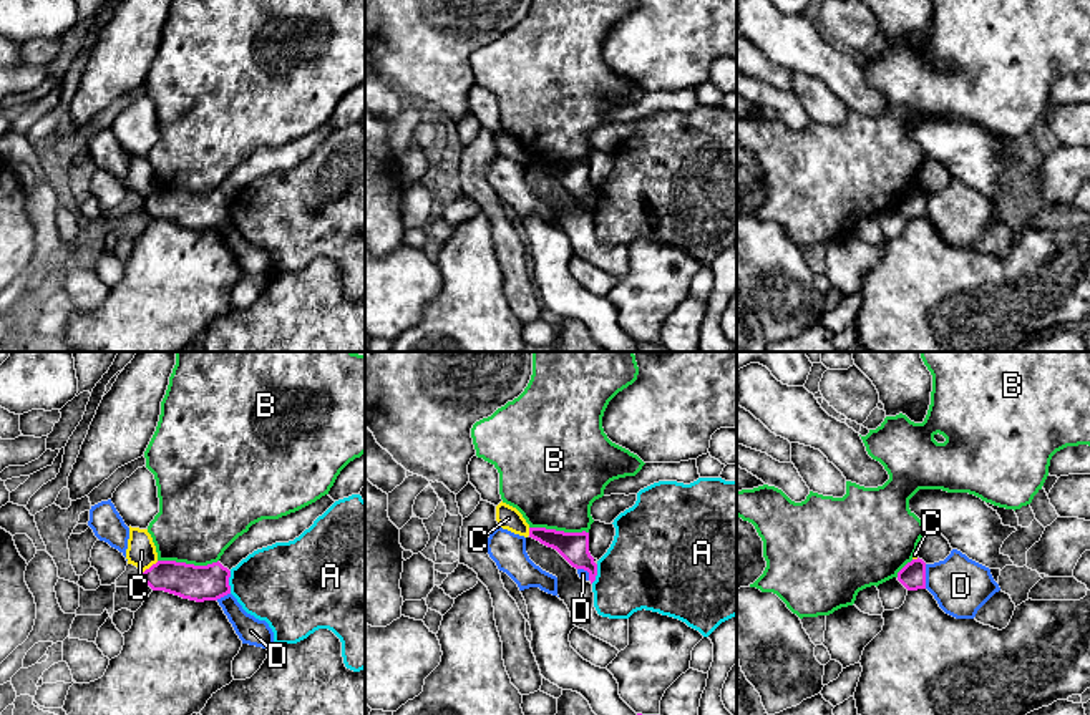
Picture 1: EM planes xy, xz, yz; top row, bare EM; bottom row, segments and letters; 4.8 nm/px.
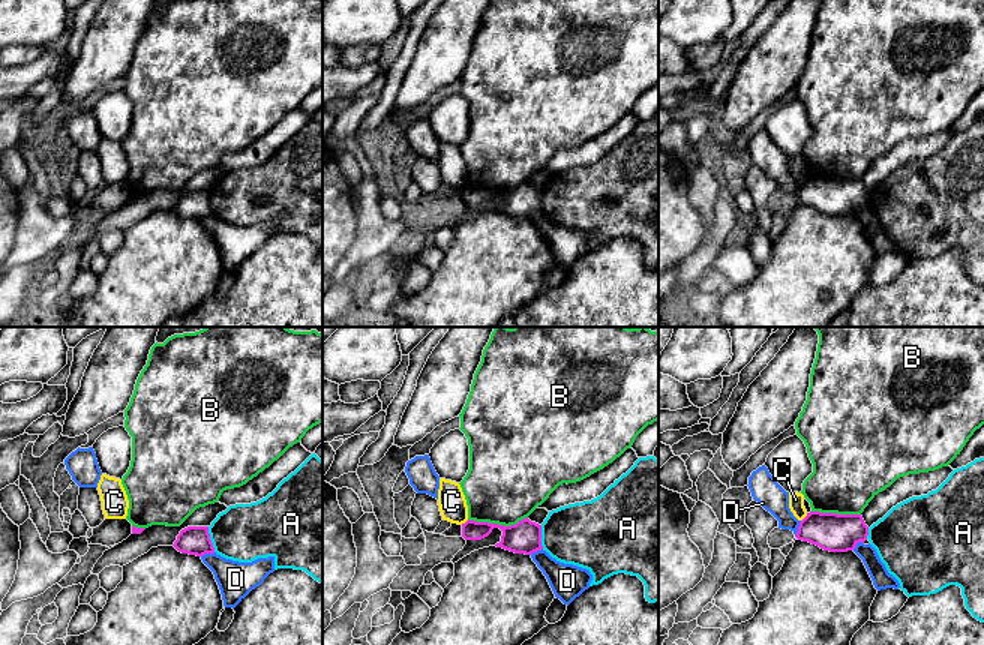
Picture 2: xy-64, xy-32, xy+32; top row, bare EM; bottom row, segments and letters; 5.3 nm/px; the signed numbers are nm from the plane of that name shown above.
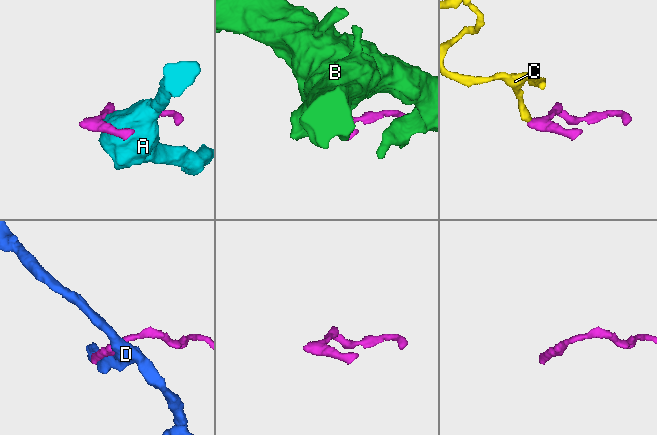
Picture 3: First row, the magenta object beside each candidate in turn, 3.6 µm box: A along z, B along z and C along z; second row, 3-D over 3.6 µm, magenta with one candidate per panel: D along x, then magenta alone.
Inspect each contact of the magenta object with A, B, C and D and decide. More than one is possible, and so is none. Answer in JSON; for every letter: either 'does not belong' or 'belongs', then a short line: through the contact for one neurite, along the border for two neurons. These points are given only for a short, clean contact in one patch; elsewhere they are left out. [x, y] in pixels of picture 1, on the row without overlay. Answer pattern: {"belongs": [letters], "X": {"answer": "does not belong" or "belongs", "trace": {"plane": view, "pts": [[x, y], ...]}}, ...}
{"belongs": [], "A": {"answer": "does not belong"}, "B": {"answer": "does not belong"}, "C": {"answer": "does not belong", "trace": {"plane": "xy", "pts": [[158, 189], [143, 201]]}}, "D": {"answer": "does not belong"}}

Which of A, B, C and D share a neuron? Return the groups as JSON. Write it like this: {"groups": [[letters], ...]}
{"groups": [["A"], ["B"], ["C"], ["D"]]}

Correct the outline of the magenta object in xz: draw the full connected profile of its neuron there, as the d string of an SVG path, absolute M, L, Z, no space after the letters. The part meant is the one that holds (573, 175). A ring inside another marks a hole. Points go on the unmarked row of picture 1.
M529 156L529 166L556 178L572 196L589 201L591 212L597 204L597 192L589 181L589 161L564 161L546 156Z

